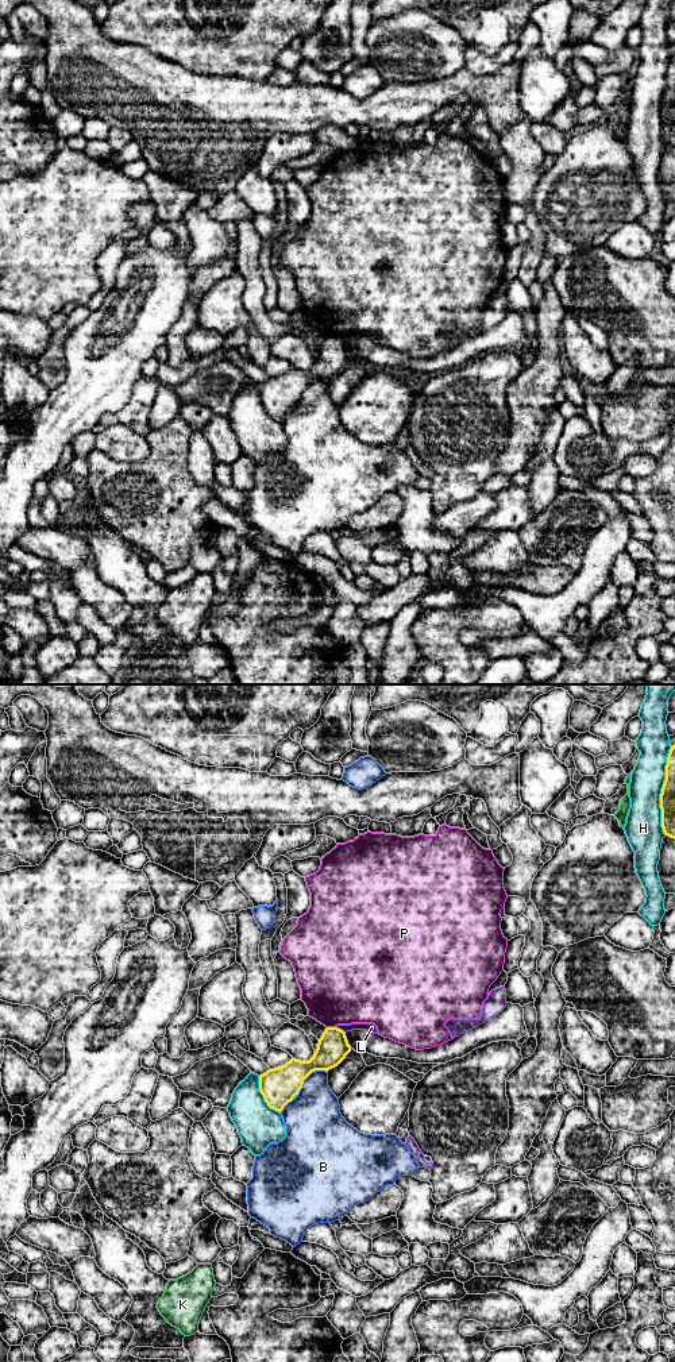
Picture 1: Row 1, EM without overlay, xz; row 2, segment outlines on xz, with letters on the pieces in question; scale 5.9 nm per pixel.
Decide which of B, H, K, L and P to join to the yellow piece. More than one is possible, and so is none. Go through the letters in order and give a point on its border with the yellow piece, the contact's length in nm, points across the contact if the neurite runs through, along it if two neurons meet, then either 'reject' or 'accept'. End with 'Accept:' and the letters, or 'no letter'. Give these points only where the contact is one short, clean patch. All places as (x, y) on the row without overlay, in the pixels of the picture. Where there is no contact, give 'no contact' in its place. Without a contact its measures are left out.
B: xz (308, 384) | 240 nm | reject
H: xz (263, 405) | 260 nm | reject
K: xz (293, 405) | 40 nm | reject
L: xz (339, 338) | 80 nm | along xz (335, 335), (344, 342) | reject
P: xz (331, 336) | 50 nm | reject
Accept: no letter

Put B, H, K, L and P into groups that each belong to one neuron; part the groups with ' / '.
B / H / K / L / P

